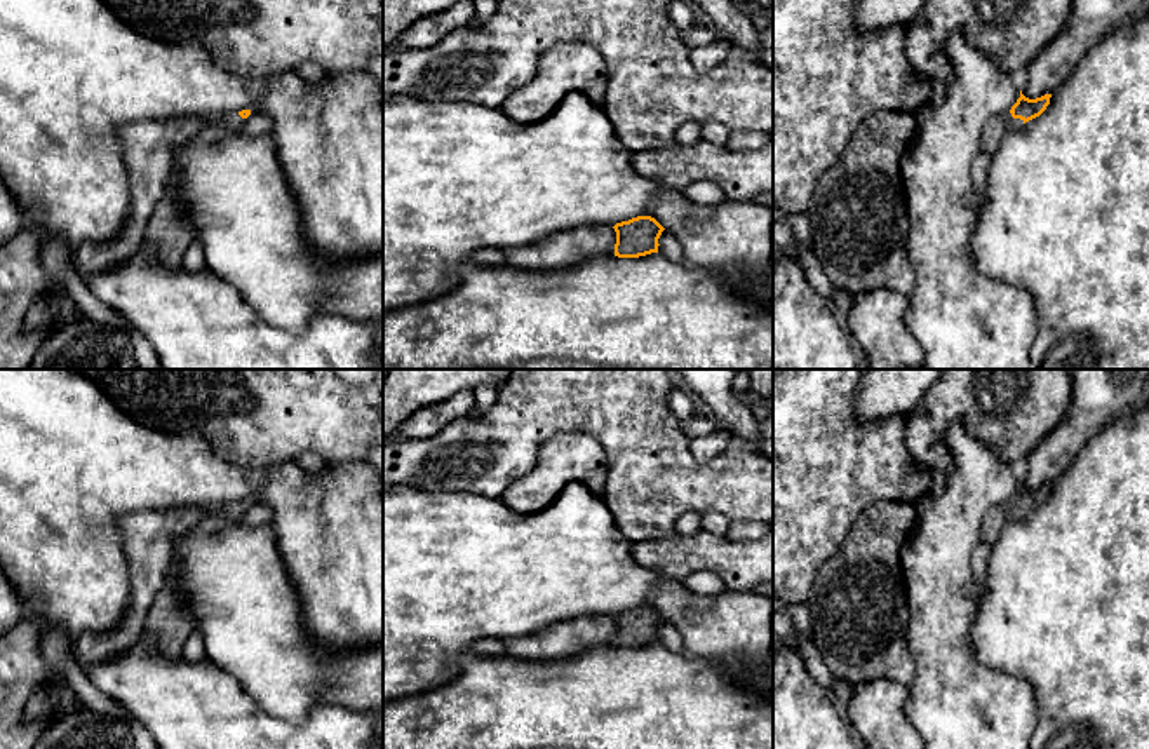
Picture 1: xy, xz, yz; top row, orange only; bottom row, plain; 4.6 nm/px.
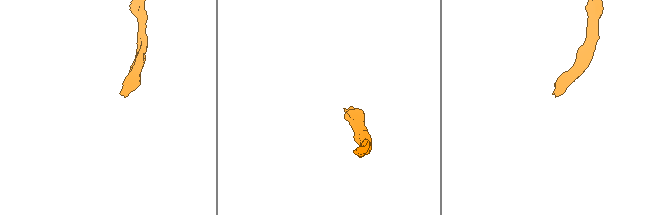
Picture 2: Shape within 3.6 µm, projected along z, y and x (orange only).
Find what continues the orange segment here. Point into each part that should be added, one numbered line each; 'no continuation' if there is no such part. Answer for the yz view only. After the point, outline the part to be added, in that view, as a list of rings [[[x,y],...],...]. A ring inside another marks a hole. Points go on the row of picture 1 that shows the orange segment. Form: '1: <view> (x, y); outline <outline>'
1: yz (996, 128); outline [[[1010,111],[989,118],[980,136],[978,152],[992,157],[1005,136],[1020,125],[1024,125],[1024,120],[1013,118]]]

